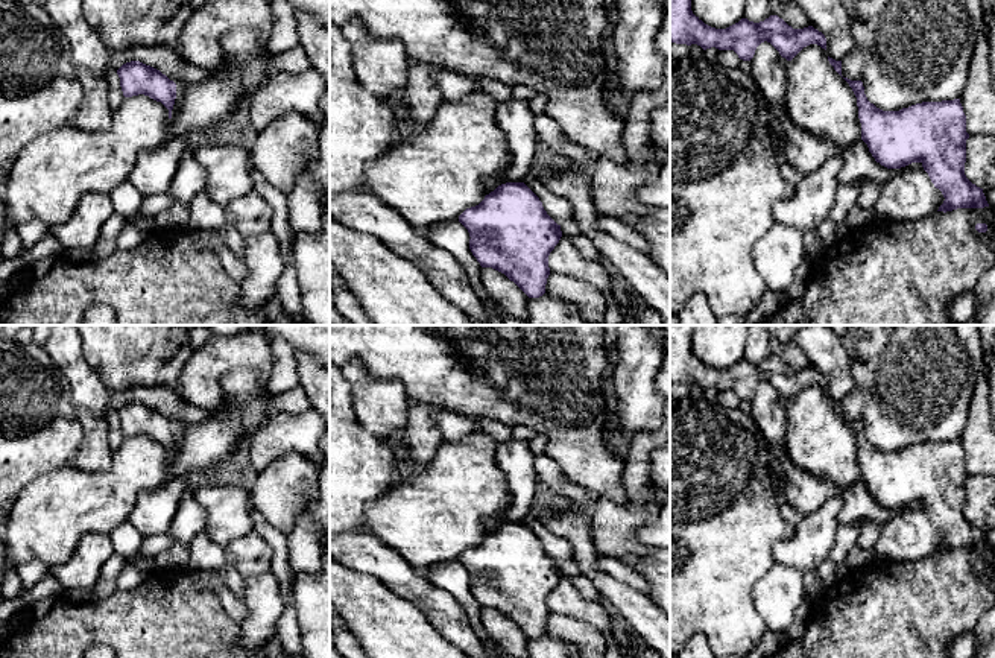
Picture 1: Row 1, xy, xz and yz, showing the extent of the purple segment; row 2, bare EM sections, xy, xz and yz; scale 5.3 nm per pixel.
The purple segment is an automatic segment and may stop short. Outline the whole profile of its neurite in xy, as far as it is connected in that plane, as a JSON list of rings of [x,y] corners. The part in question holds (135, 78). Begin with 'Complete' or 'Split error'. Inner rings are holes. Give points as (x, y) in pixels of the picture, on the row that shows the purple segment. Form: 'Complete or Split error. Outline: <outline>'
Complete. Outline: [[[140,61],[123,64],[117,70],[117,74],[125,97],[138,94],[149,96],[150,99],[161,102],[169,109],[169,119],[172,119],[172,109],[176,99],[176,84],[173,81],[160,70]]]

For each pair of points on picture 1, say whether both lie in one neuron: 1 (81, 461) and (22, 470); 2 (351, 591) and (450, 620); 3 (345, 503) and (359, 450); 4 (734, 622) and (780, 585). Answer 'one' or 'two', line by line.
1: two
2: two
3: one
4: two

